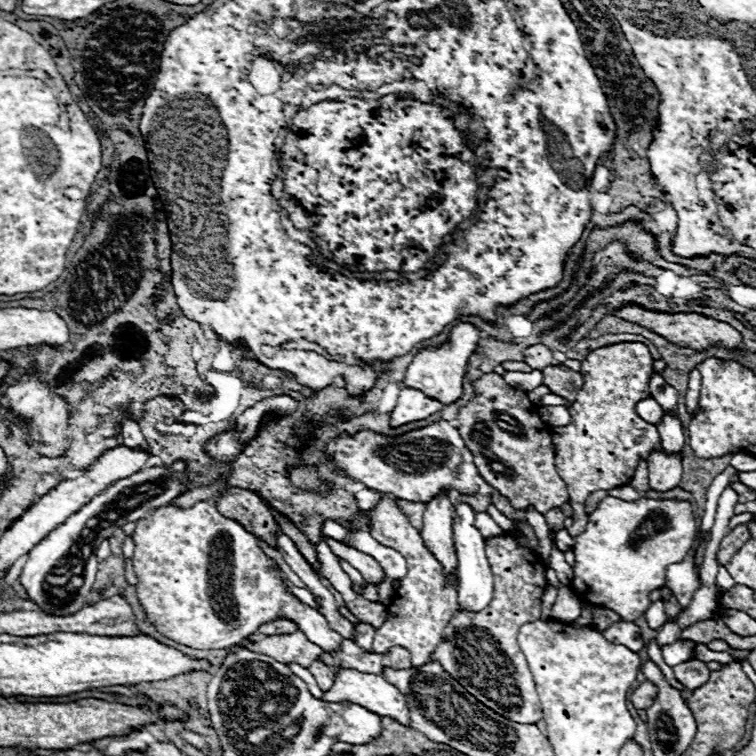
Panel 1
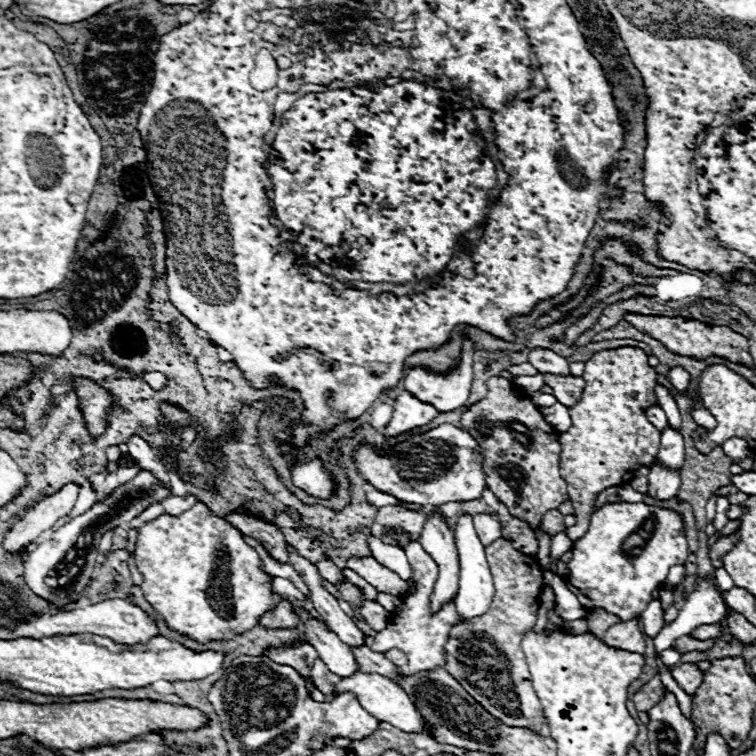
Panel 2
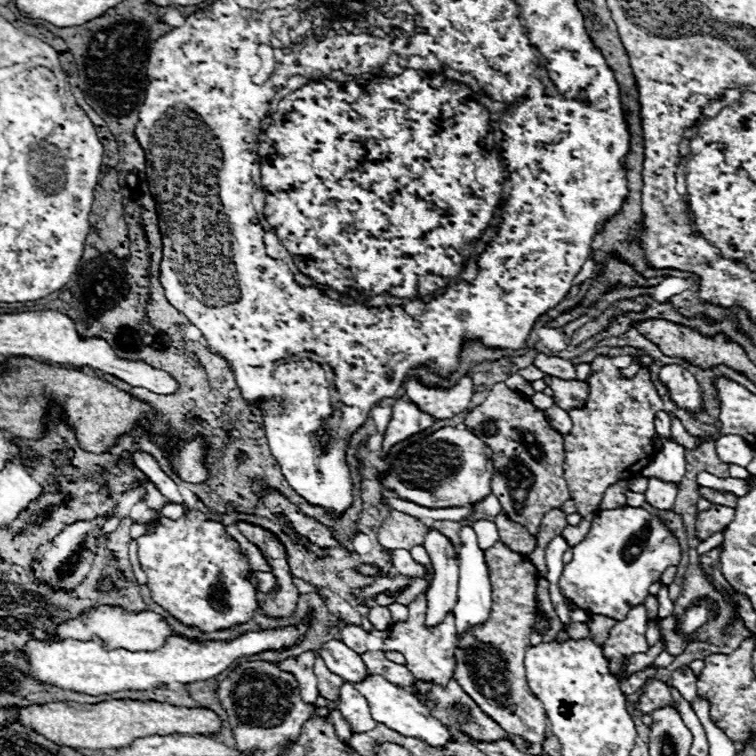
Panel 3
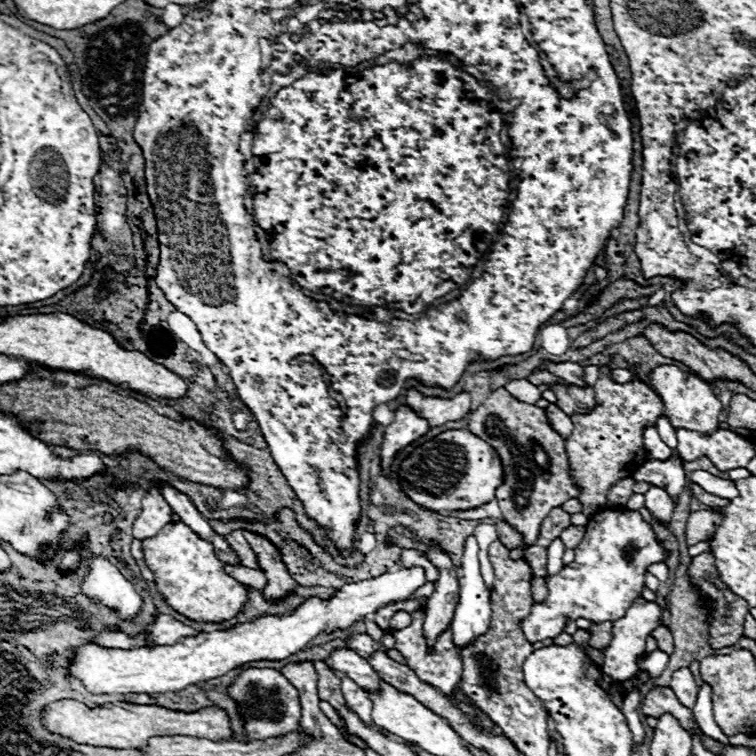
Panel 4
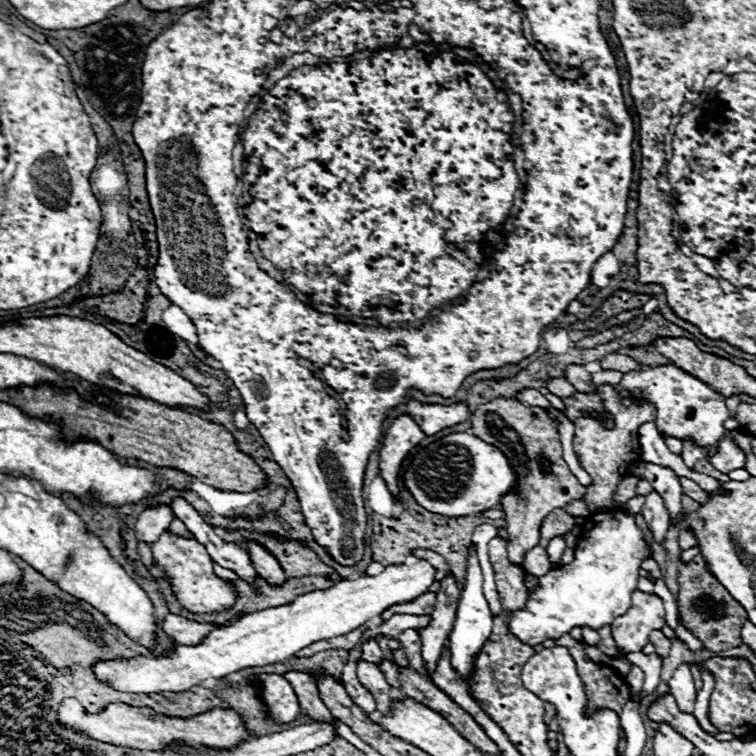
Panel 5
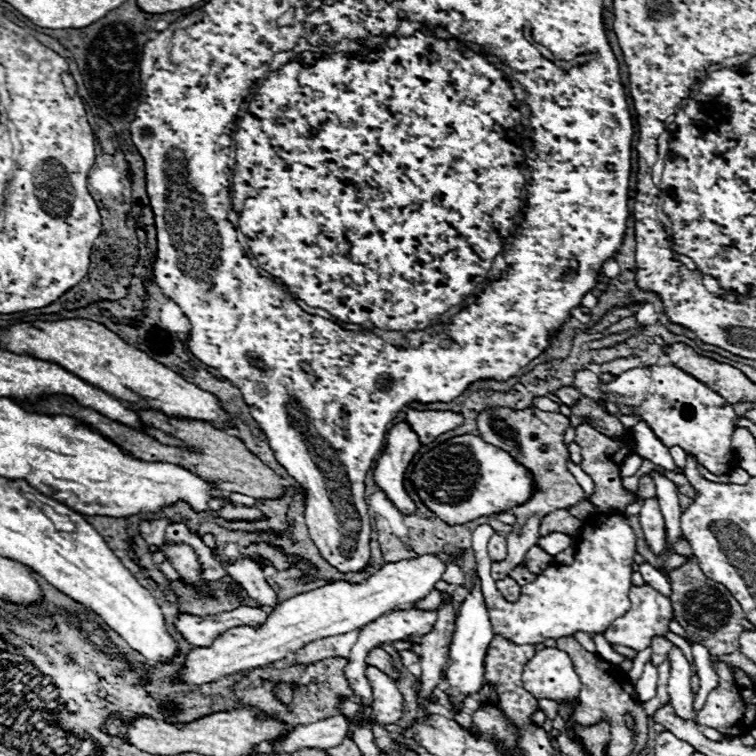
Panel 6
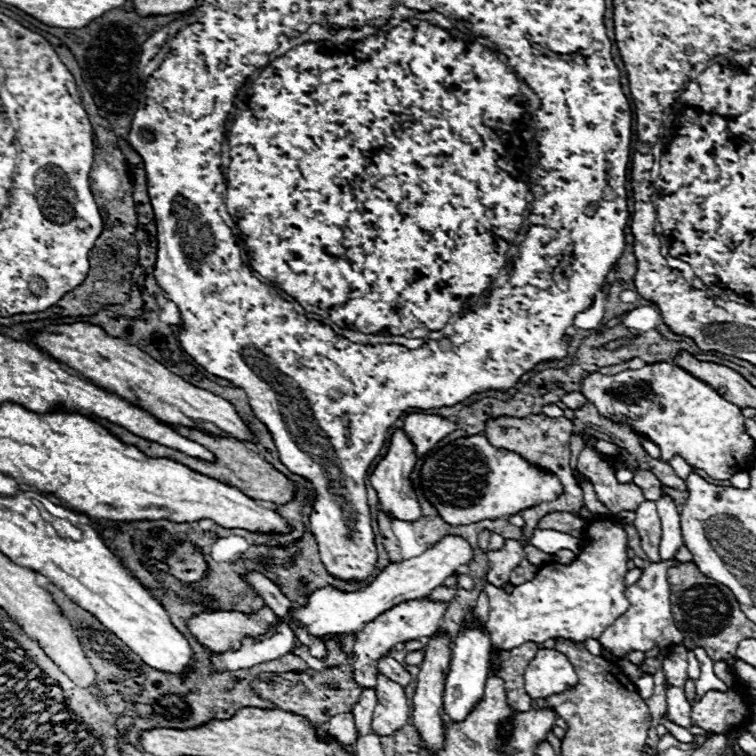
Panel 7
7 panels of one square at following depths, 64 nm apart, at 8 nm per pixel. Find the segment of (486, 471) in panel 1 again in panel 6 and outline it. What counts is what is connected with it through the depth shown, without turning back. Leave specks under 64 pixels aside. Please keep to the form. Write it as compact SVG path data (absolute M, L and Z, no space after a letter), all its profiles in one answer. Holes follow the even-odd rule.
M494 408L494 410L484 410L478 414L478 432L480 436L496 446L512 454L518 462L522 462L534 476L538 492L532 496L530 502L524 506L518 506L512 510L512 514L518 518L518 522L512 526L512 534L506 536L508 540L508 552L502 562L492 562L492 578L494 580L504 580L510 570L520 566L524 562L524 556L530 546L536 544L538 540L538 526L540 520L560 508L570 508L576 506L578 502L584 500L584 490L578 486L574 476L568 470L568 460L570 452L568 446L564 444L564 432L570 428L570 420L562 414L554 412L542 412L538 408L528 408L528 410L510 410L510 408Z

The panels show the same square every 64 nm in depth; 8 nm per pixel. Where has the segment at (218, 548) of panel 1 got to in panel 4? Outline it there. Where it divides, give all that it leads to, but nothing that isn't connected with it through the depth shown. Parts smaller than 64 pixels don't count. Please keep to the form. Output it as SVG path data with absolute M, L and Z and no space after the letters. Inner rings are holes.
M182 522L166 524L154 538L142 540L146 564L156 574L156 586L162 598L190 620L220 622L234 618L246 602L246 588L222 572L224 564L216 560L212 544L202 540ZM346 648L346 650L336 650L328 662L328 666L332 670L344 672L346 676L350 676L358 686L364 686L364 690L368 692L376 692L380 688L380 676L376 674L376 670L370 666L368 660L364 660L362 656L358 656L354 650Z

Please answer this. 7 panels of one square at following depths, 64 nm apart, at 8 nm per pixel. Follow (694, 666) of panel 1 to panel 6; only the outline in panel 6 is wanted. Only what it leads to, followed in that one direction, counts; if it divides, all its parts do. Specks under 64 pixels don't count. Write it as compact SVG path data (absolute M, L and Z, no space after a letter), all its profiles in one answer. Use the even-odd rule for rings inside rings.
M676 646L668 652L668 662L670 662L668 696L670 696L670 702L672 702L674 714L678 718L692 720L694 718L694 708L692 708L694 694L690 690L690 674L692 674L692 668L690 668L686 656L682 654L682 650L676 648Z

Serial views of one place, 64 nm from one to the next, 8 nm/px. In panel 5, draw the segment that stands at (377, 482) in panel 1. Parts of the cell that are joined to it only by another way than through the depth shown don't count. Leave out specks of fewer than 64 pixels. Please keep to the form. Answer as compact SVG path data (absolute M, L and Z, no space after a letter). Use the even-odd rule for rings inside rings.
M468 432L448 434L422 448L404 468L402 480L420 506L446 518L464 518L500 508L502 496L518 486L518 476L508 458L496 446Z

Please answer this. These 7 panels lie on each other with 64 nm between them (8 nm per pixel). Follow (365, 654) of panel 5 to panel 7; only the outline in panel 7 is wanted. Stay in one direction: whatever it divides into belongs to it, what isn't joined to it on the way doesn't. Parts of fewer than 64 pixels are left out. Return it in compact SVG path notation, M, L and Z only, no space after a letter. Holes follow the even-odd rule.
M390 656L380 662L380 672L382 672L386 678L390 678L392 682L400 684L402 688L406 688L406 686L412 682L410 672L408 672L402 664L398 664L394 658L390 658Z

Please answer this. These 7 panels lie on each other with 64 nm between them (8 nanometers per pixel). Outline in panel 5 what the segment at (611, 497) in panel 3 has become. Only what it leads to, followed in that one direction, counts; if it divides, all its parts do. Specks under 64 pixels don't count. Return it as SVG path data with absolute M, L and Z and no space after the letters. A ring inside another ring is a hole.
M626 476L626 478L622 478L620 490L616 492L616 502L624 504L624 502L628 502L630 498L634 498L634 496L636 496L636 484L638 484L638 480L640 480L640 478L636 478L636 476Z

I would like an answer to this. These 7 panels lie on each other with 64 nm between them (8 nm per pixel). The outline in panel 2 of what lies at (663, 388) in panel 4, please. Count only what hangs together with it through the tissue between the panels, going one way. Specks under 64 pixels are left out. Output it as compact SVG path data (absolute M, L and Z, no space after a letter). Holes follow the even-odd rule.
M680 366L670 368L670 370L668 370L668 374L666 374L666 378L672 382L672 386L674 386L676 394L684 394L684 396L688 396L688 394L690 394L692 378L690 378L690 374L688 374L684 368L680 368Z

